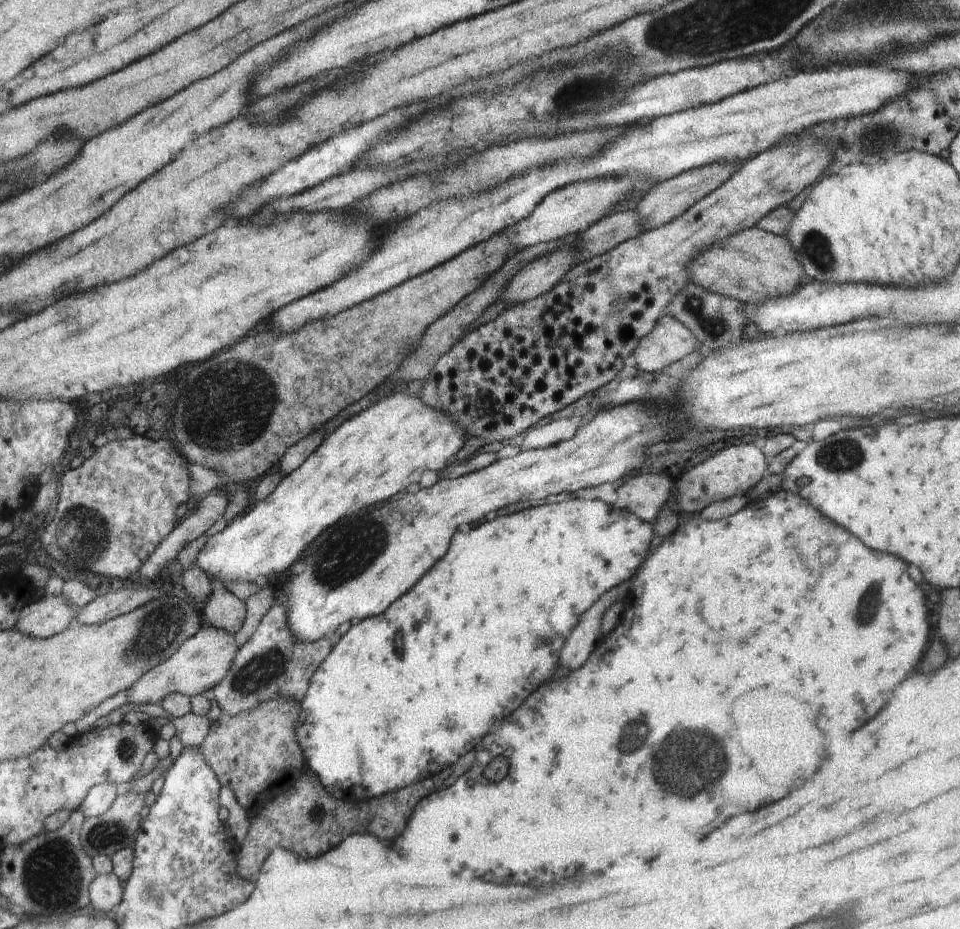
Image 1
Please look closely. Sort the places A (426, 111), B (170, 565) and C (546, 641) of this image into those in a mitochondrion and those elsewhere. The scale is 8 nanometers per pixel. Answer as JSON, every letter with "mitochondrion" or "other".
{"A":"other","B":"other","C":"other"}

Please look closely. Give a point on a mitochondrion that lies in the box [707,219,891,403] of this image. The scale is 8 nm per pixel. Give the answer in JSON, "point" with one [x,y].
{"point":[819,250]}

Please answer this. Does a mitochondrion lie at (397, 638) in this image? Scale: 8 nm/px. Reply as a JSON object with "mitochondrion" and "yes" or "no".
{"mitochondrion":"yes"}

